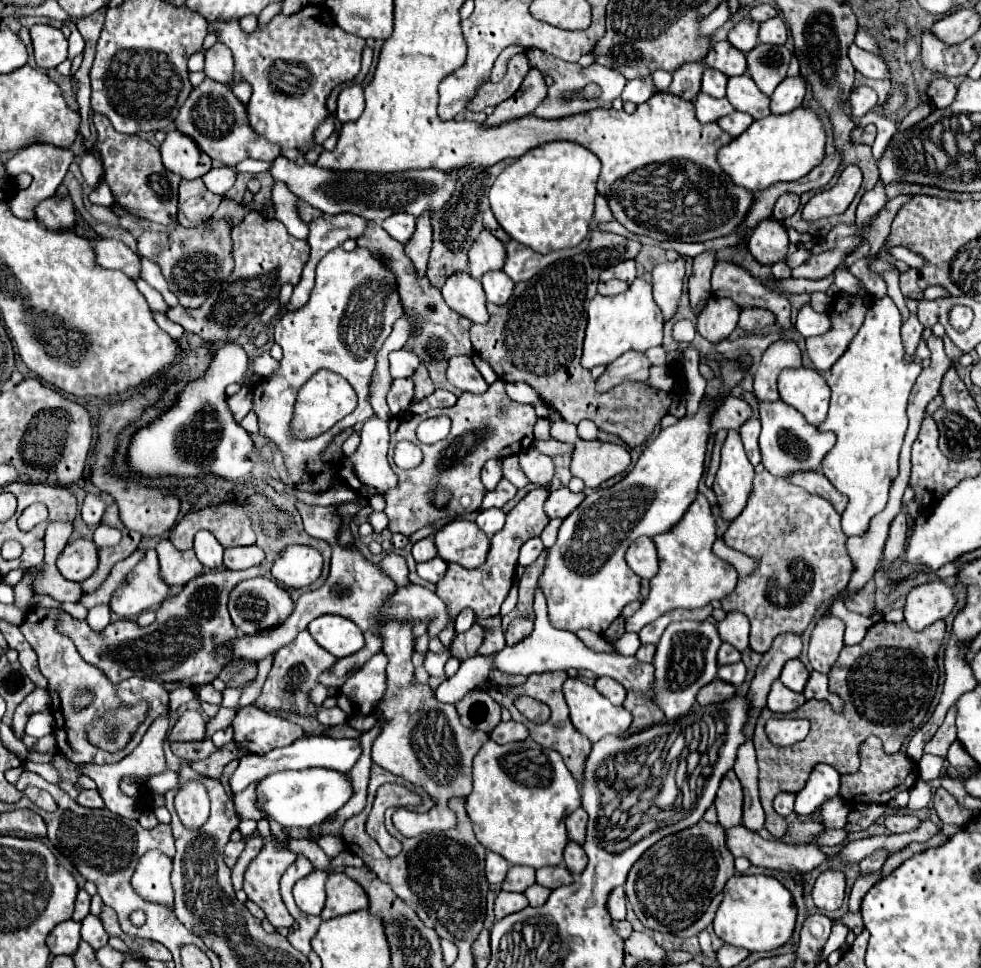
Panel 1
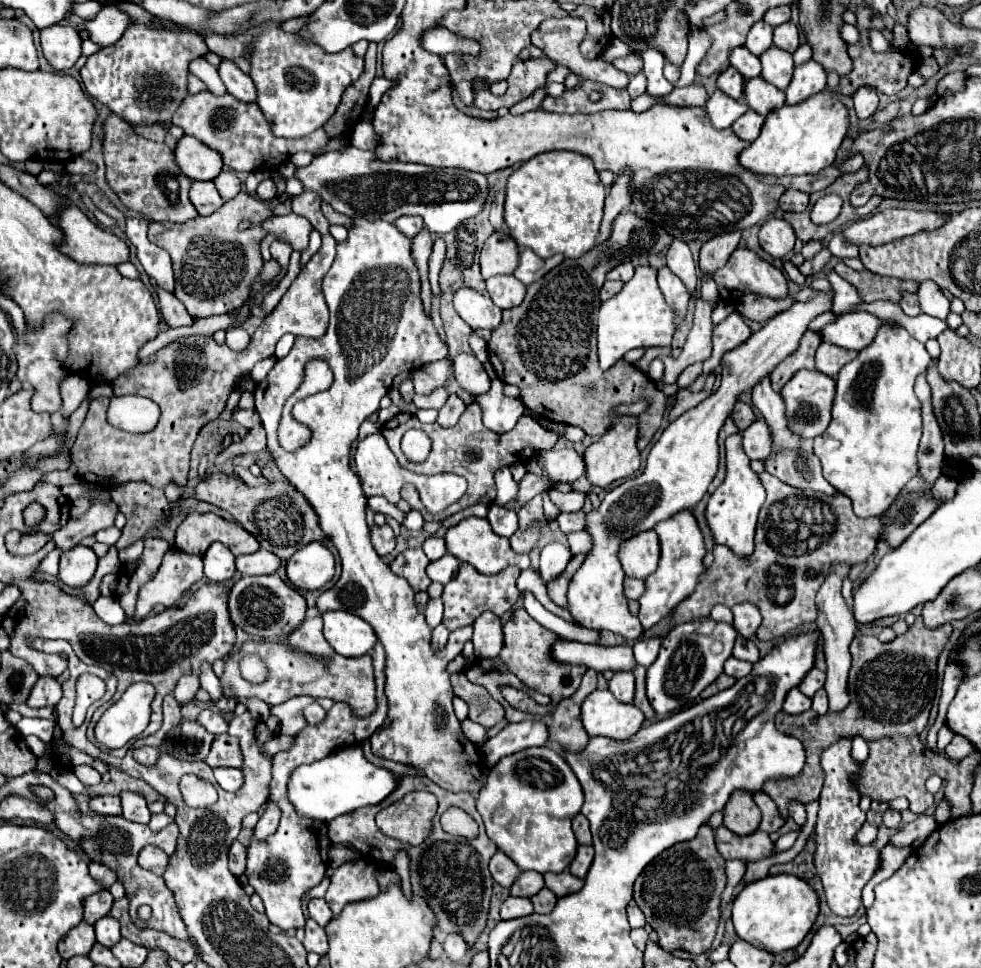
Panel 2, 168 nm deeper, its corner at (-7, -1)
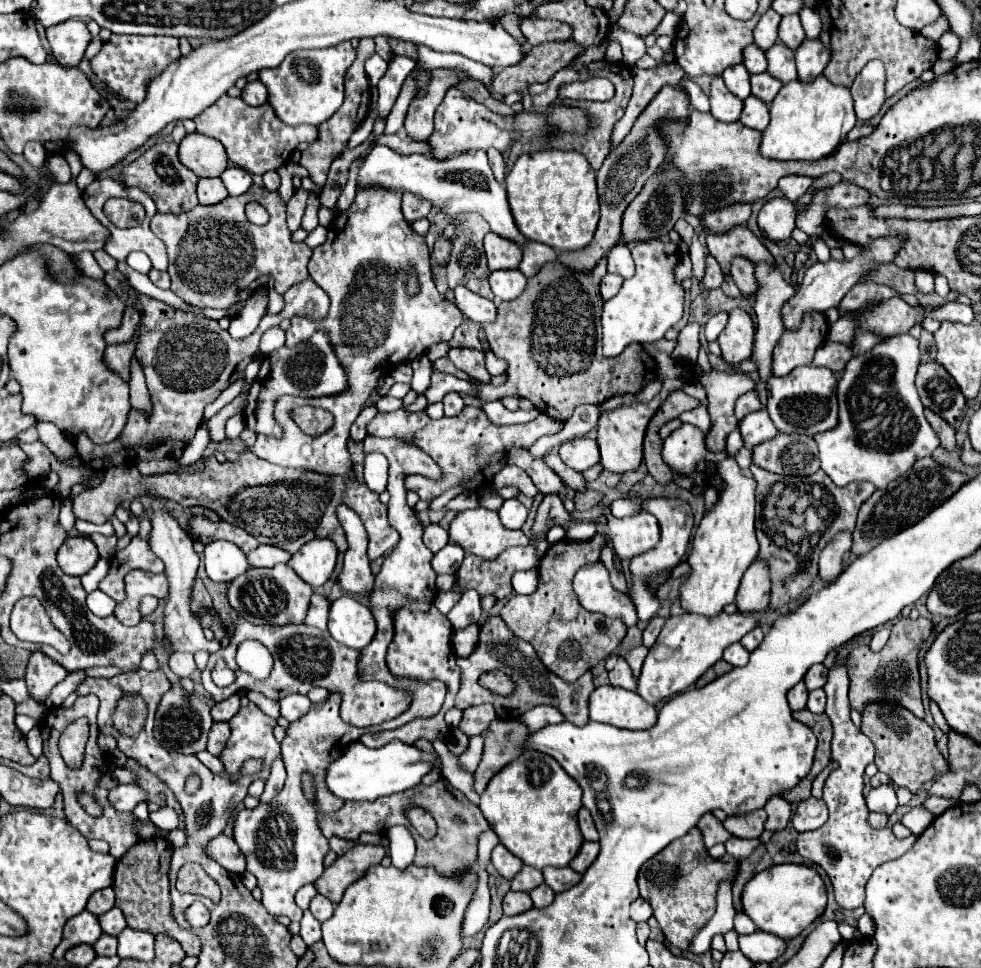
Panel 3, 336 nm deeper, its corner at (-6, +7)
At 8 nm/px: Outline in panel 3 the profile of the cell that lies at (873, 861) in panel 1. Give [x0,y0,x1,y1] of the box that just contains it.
[925,796,955,816]

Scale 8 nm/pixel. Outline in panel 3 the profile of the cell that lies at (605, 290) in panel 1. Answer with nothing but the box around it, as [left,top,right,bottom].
[601,274,623,300]

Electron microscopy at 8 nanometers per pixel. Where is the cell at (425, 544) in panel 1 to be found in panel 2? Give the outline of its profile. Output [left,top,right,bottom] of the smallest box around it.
[424,536,446,560]

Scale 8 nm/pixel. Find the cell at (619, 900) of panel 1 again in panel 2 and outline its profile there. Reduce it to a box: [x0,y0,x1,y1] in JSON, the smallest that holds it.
[626,902,646,928]

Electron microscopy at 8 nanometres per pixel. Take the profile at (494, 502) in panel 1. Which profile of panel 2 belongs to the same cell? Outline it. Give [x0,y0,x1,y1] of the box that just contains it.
[516,474,552,506]

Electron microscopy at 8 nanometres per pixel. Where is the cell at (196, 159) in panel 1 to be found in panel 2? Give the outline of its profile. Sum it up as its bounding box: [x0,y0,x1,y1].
[174,134,222,180]

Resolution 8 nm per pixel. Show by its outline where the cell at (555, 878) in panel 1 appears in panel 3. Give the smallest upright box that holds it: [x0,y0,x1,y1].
[543,866,581,892]

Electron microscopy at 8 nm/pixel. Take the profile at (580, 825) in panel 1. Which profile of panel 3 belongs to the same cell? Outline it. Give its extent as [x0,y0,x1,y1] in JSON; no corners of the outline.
[579,808,599,840]

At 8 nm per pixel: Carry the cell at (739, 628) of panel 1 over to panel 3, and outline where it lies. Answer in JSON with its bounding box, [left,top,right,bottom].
[737,558,771,612]

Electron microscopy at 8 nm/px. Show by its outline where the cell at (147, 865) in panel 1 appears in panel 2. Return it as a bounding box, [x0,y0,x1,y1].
[138,846,168,876]

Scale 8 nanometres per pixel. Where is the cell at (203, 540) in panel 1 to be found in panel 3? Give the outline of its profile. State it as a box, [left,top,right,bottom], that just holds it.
[203,540,251,584]

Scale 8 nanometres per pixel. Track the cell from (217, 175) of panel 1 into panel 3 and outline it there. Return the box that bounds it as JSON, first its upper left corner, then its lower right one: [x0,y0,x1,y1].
[221,166,253,196]

